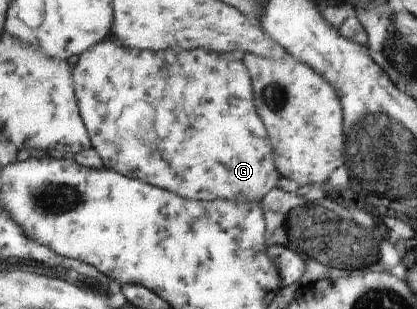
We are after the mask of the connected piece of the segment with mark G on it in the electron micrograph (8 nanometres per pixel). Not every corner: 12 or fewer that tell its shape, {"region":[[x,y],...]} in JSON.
{"region":[[102,41],[104,167],[188,199],[278,185],[240,54]]}

